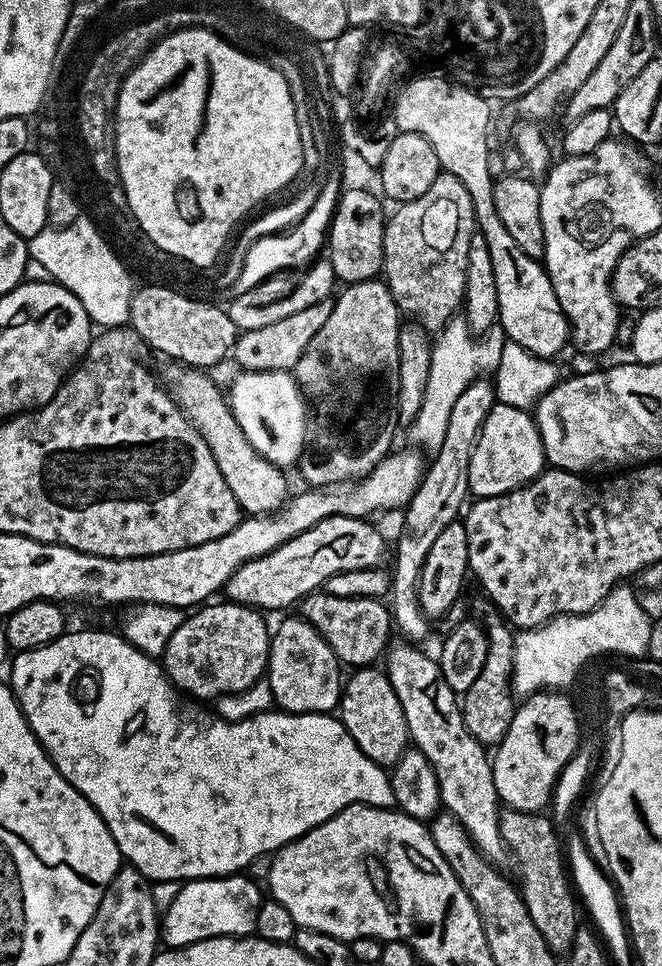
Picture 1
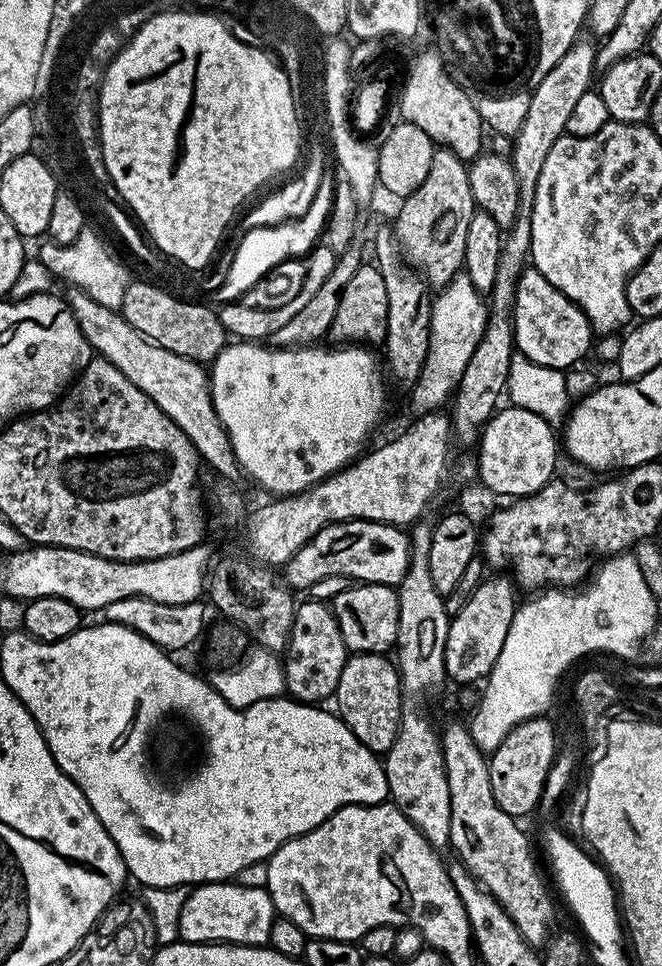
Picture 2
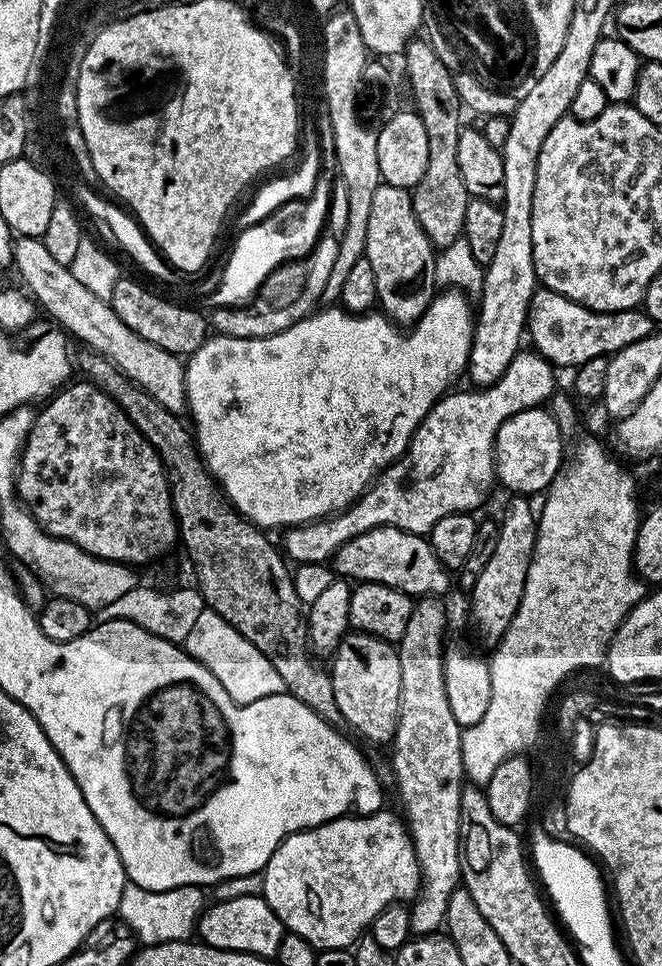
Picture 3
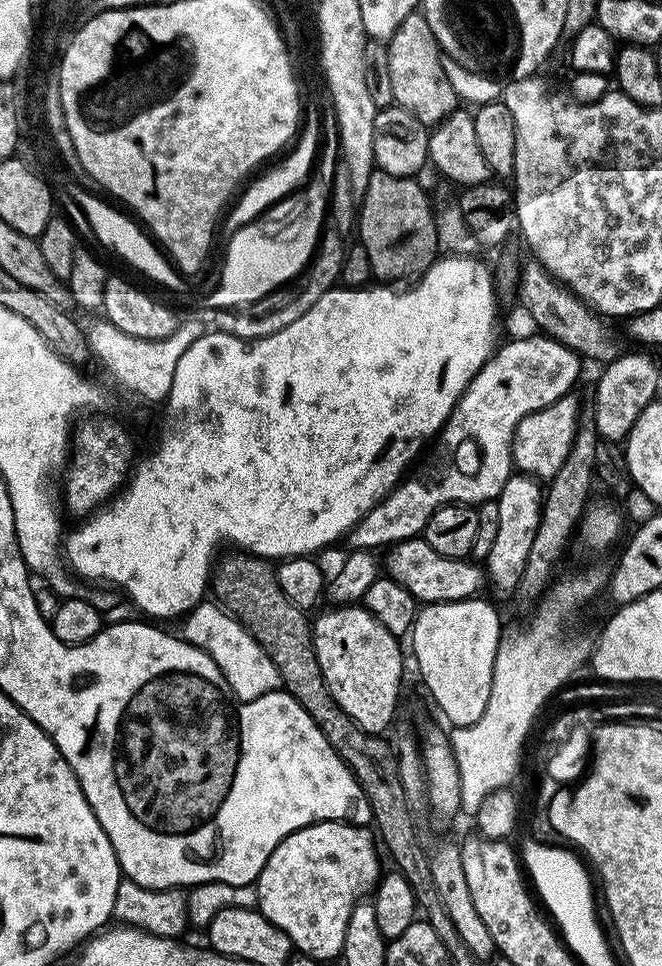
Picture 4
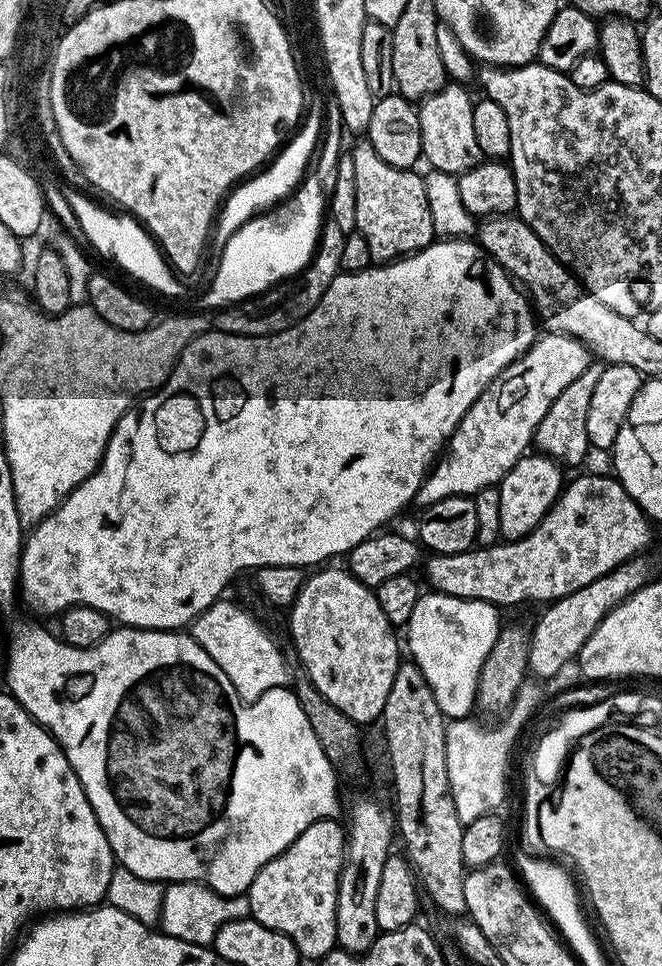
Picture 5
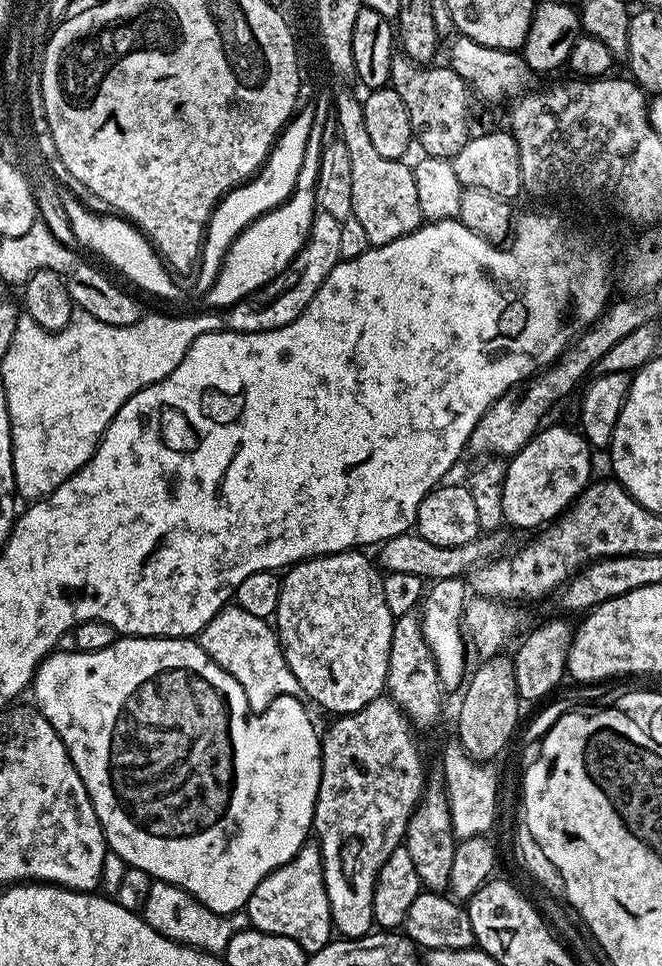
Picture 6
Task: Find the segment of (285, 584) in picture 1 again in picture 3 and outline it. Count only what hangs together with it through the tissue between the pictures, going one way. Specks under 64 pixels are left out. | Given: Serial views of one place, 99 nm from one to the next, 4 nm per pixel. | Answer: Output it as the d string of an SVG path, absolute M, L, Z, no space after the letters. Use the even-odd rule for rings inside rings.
M371 528L366 534L358 534L358 538L350 538L336 552L334 568L349 581L385 584L413 598L443 597L443 592L454 584L453 573L440 563L425 537L397 528Z

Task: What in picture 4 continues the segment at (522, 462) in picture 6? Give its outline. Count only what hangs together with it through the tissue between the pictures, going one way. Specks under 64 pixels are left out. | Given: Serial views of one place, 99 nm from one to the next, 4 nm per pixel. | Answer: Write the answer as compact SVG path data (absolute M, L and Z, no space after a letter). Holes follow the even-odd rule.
M513 474L502 486L502 494L495 499L498 506L498 535L486 561L486 580L500 592L515 593L523 570L527 564L527 555L538 533L541 508L545 500L545 489L541 481L534 476Z

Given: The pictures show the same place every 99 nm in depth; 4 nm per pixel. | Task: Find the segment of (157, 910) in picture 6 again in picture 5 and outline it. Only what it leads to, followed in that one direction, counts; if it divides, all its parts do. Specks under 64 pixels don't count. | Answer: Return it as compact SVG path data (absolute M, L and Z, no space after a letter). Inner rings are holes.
M178 880L165 887L158 924L166 936L191 944L212 946L216 943L218 930L222 930L226 922L247 920L251 914L247 895L223 896L198 880Z

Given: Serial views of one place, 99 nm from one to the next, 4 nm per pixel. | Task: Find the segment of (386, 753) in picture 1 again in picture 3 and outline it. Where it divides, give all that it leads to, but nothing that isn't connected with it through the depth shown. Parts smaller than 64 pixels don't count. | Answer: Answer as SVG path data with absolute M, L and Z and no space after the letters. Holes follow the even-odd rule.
M352 630L336 647L330 663L332 663L330 675L334 686L334 698L338 702L338 710L342 710L345 725L349 729L357 728L366 739L373 740L376 744L387 745L396 735L396 723L400 709L402 666L400 665L399 651L389 641L379 640L376 636Z

